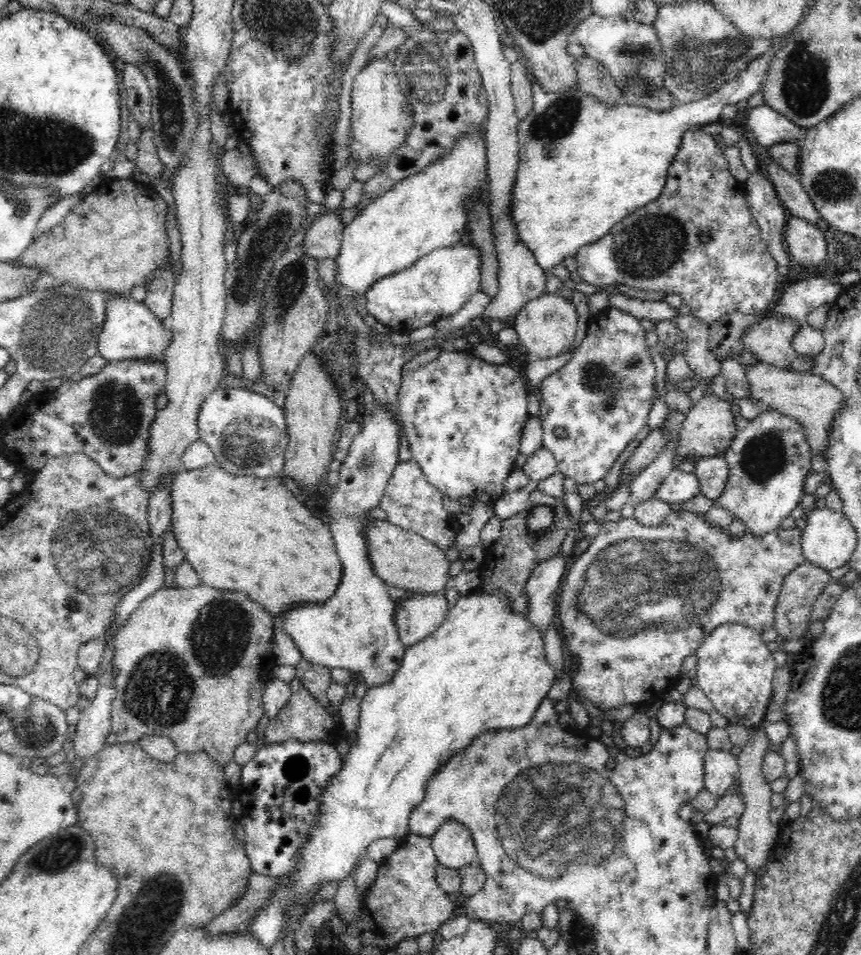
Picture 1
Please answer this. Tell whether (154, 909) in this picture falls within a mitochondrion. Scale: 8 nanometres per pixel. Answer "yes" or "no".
yes

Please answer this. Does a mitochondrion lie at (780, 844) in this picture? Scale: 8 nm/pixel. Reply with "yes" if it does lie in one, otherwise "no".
no

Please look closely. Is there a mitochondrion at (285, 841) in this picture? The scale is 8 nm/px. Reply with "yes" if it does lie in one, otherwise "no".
no

